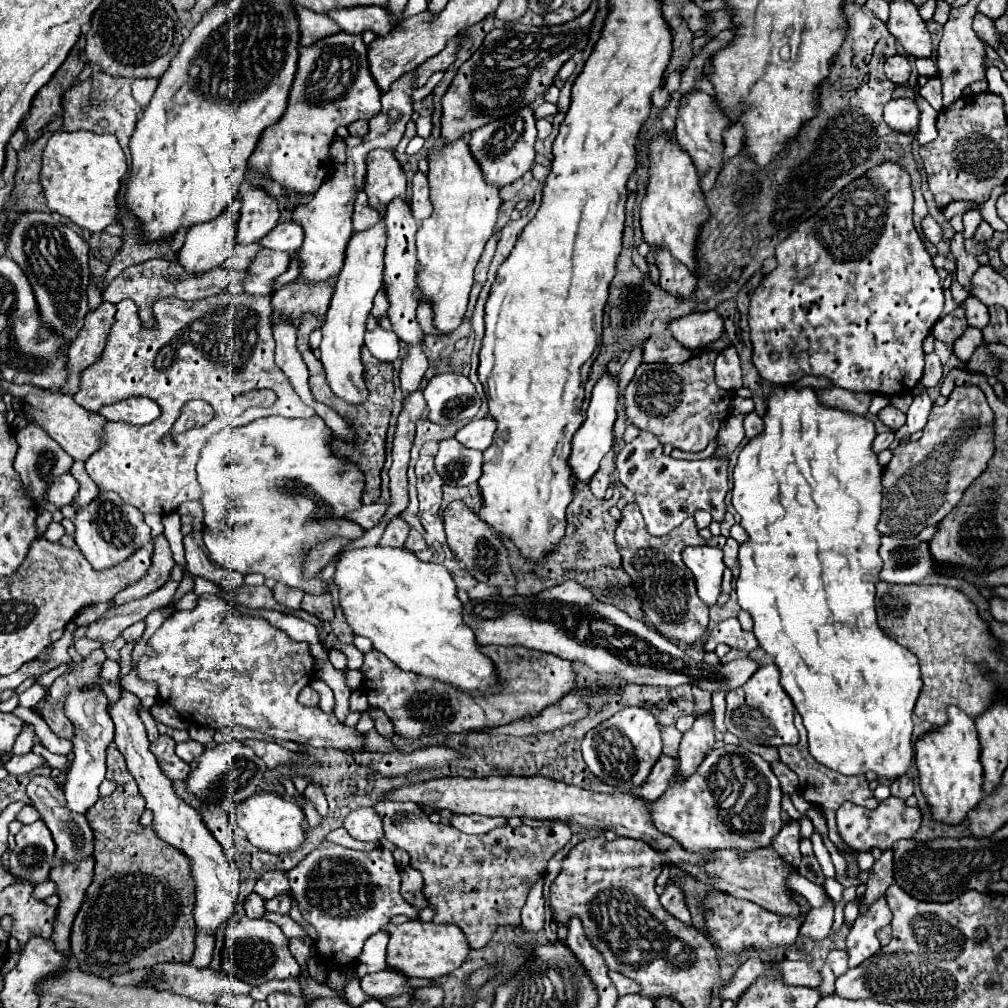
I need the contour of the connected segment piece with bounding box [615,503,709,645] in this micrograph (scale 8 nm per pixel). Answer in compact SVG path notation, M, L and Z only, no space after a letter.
M627 503L621 513L623 517L615 529L615 543L623 557L623 569L631 577L633 589L639 595L645 621L651 623L667 639L677 639L693 645L707 631L709 607L697 597L693 573L685 569L681 551L687 545L705 545L707 541L699 535L693 517L687 517L667 537L651 537L635 503Z

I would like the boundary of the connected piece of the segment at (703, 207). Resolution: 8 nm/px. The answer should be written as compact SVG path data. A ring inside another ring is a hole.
M667 135L655 137L651 143L651 177L647 183L645 199L639 207L643 239L651 247L645 259L653 263L655 251L669 249L671 255L675 255L675 259L679 259L689 271L695 273L695 235L699 235L699 227L711 215L707 213L707 203L691 157L681 147L677 147L675 141Z

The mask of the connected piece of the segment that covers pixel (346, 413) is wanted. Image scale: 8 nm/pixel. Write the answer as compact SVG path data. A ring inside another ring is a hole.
M303 315L303 319L299 319L299 329L297 329L297 347L309 367L309 375L311 375L311 387L313 387L313 395L323 401L325 405L333 407L337 413L341 413L349 425L353 423L353 427L359 431L359 437L357 437L357 445L353 447L351 443L345 443L341 439L335 439L333 441L333 451L339 451L337 455L347 455L347 459L355 461L361 471L365 473L365 493L363 493L363 503L369 505L369 503L375 503L377 497L379 497L379 485L381 485L381 469L383 469L383 463L385 463L385 435L387 435L387 427L389 427L389 415L391 415L391 409L393 409L393 365L391 363L383 363L383 361L377 361L367 347L363 347L361 351L361 359L365 363L365 381L367 381L367 389L369 389L369 399L361 405L349 405L341 399L337 399L327 381L325 381L325 371L323 371L323 365L321 361L315 359L313 351L309 349L307 341L309 341L309 333L313 329L321 327L321 319L317 319L315 315Z

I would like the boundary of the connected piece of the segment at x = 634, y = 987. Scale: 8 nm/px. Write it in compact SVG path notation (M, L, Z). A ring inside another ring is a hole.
M609 971L609 977L611 977L613 985L617 987L619 995L629 995L629 993L637 993L639 991L639 985L635 981L631 981L631 979L615 973L615 971Z

